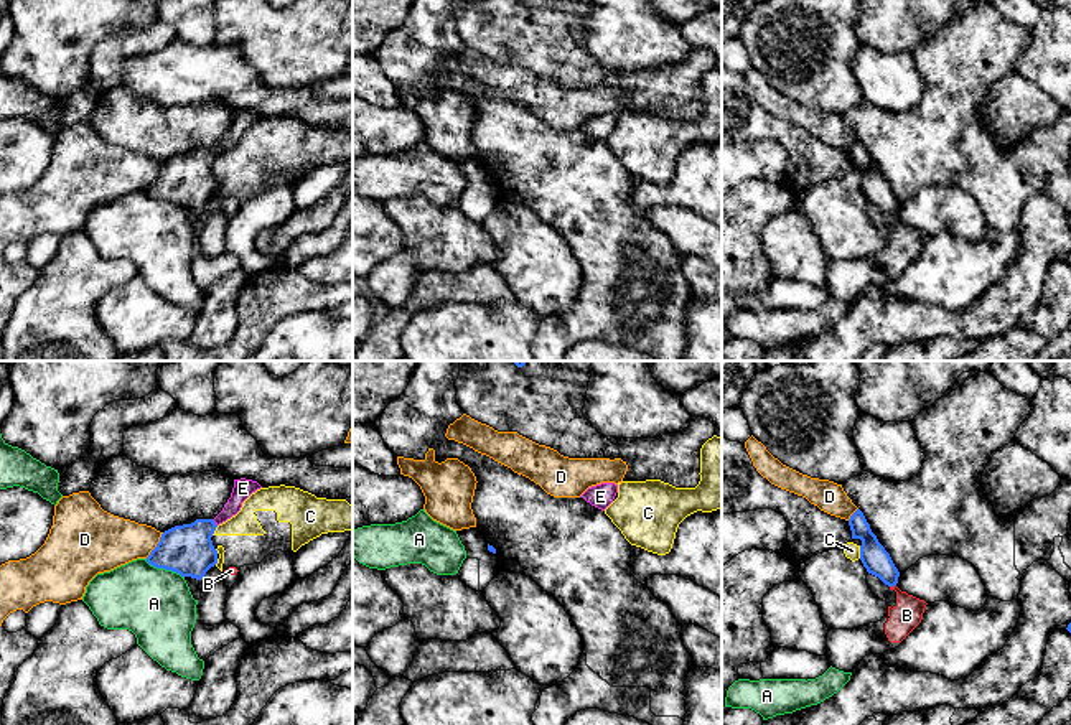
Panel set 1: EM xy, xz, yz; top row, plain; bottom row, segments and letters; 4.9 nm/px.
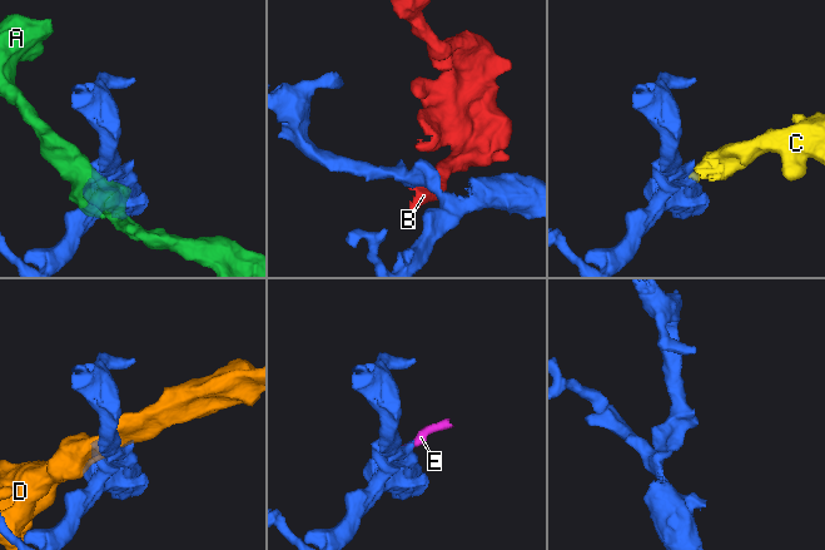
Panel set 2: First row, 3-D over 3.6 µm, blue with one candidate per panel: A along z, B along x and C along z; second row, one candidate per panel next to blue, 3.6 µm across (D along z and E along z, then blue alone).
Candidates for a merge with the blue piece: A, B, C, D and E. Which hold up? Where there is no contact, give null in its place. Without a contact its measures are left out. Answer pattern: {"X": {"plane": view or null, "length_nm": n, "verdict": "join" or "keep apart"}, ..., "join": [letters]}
{"A": {"plane": "xy", "length_nm": 220, "verdict": "keep apart"}, "B": {"plane": "yz", "length_nm": 40, "verdict": "keep apart"}, "C": {"plane": "yz", "length_nm": 60, "verdict": "keep apart"}, "D": {"plane": "xy", "length_nm": 160, "verdict": "keep apart"}, "E": {"plane": "xy", "length_nm": 50, "verdict": "join"}, "join": ["E"]}

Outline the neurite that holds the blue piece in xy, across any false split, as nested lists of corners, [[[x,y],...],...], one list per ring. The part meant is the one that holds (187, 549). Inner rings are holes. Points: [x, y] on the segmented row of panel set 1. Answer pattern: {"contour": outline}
{"contour": [[[234,479],[231,498],[214,519],[196,519],[165,531],[147,562],[157,568],[201,580],[217,564],[217,550],[211,540],[216,527],[236,516],[242,503],[260,488],[252,479]]]}

